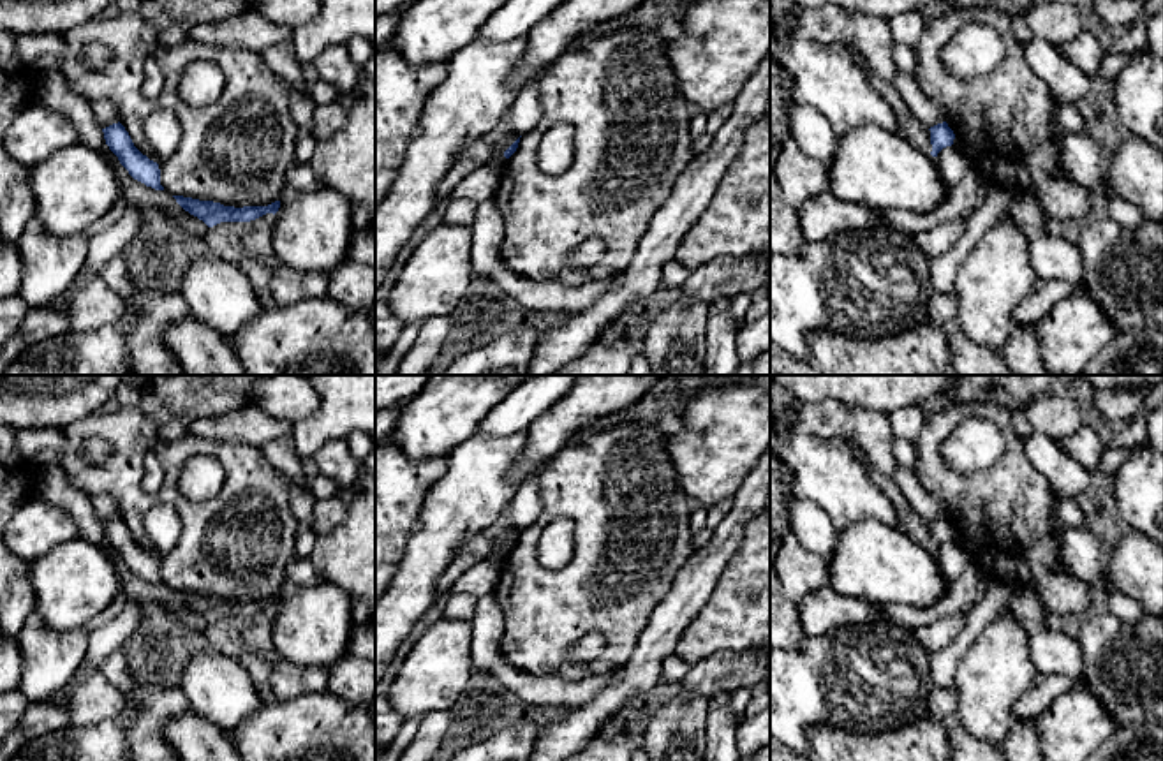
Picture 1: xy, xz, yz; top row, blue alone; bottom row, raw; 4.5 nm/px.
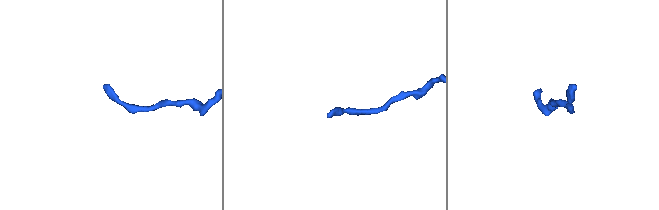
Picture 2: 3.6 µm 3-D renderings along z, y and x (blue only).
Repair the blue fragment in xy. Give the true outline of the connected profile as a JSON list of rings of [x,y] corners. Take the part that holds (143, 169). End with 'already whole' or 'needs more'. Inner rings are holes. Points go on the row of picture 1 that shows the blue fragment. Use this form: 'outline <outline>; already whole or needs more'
outline [[[120,122],[102,129],[102,132],[109,150],[118,157],[120,164],[134,180],[155,190],[164,190],[160,185],[159,164],[134,146],[129,132]]]; already whole

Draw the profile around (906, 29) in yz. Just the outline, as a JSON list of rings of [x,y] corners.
[[[918,11],[899,14],[890,19],[890,32],[893,35],[893,41],[909,48],[916,46],[923,26],[925,19]]]

